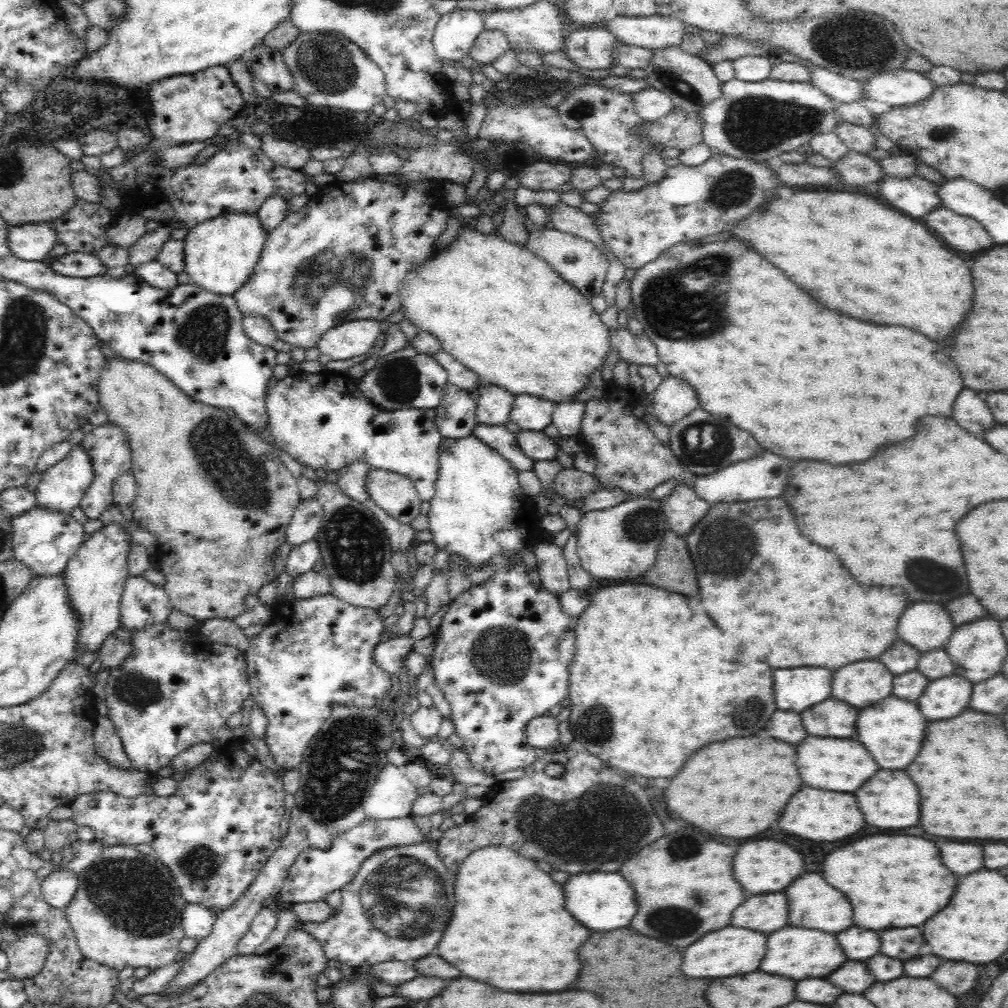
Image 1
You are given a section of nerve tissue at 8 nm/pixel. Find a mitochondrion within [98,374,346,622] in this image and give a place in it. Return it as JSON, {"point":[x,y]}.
{"point":[239,476]}

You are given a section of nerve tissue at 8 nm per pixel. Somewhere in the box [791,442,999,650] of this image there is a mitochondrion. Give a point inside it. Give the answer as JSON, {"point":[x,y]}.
{"point":[940,580]}

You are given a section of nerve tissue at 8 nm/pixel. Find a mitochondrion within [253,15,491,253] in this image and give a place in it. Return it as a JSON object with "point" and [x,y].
{"point":[326,63]}

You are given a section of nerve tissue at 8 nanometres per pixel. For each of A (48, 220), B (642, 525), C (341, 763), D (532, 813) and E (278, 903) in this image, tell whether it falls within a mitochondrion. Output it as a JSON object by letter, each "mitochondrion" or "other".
{"A":"other","B":"mitochondrion","C":"mitochondrion","D":"mitochondrion","E":"other"}

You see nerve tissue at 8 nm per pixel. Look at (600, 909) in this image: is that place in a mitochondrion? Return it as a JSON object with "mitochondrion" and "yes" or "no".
{"mitochondrion":"no"}

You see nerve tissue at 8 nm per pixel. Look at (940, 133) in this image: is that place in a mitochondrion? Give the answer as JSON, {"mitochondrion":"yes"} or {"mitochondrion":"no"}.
{"mitochondrion":"yes"}

